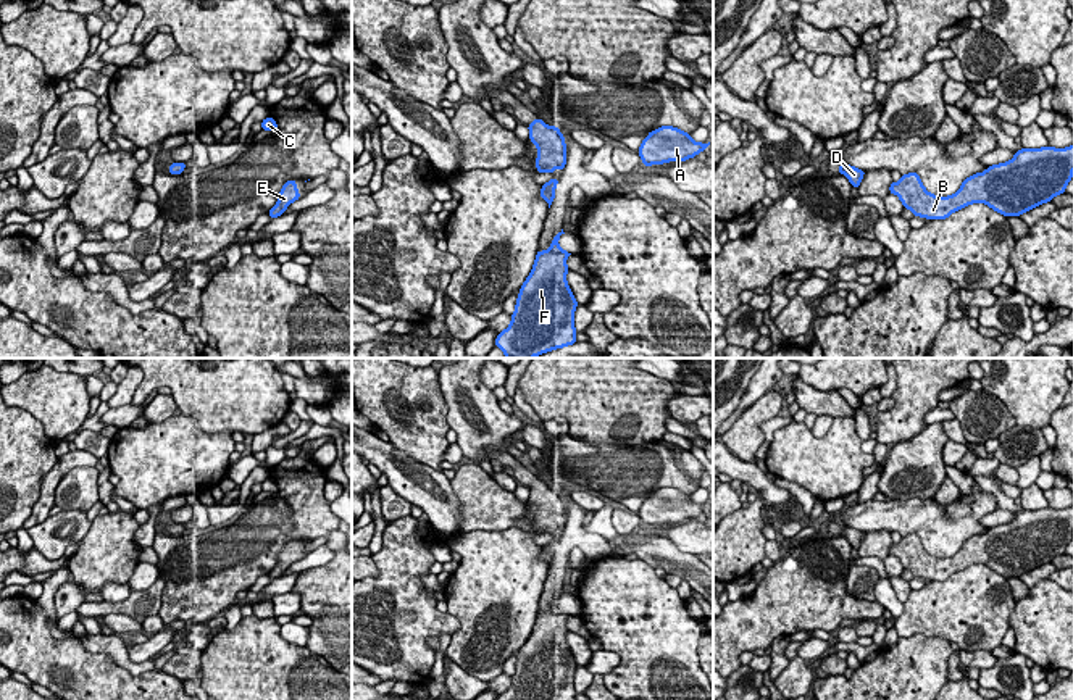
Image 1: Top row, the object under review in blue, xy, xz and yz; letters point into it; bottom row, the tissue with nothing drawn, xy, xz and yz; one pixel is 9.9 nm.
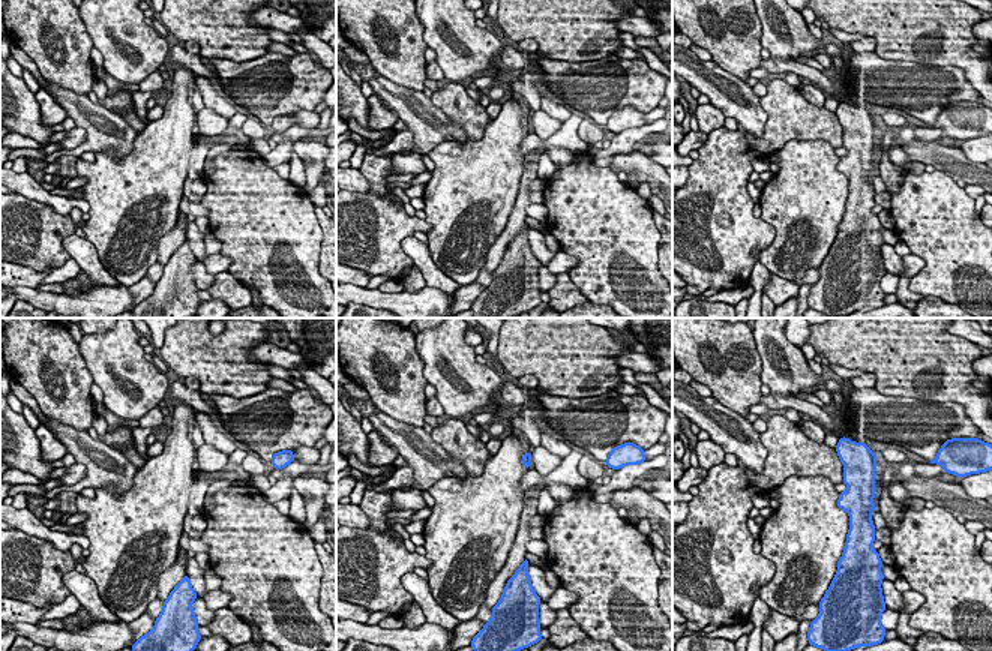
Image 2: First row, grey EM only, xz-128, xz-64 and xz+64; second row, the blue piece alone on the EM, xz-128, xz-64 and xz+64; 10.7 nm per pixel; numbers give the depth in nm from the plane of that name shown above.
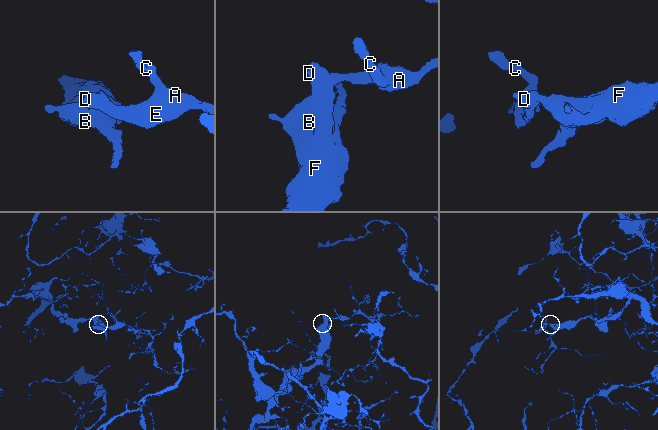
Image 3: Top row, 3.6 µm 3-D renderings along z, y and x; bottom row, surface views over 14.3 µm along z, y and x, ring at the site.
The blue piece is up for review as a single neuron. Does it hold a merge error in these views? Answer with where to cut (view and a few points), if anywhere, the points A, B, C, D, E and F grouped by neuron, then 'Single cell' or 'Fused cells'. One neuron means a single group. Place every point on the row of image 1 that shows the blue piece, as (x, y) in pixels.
No split. Groups: A B C D E F. Single cell

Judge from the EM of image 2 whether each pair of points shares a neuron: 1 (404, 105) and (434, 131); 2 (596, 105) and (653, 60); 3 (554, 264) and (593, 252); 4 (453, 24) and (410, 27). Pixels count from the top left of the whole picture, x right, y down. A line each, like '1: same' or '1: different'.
1: same
2: different
3: different
4: different

